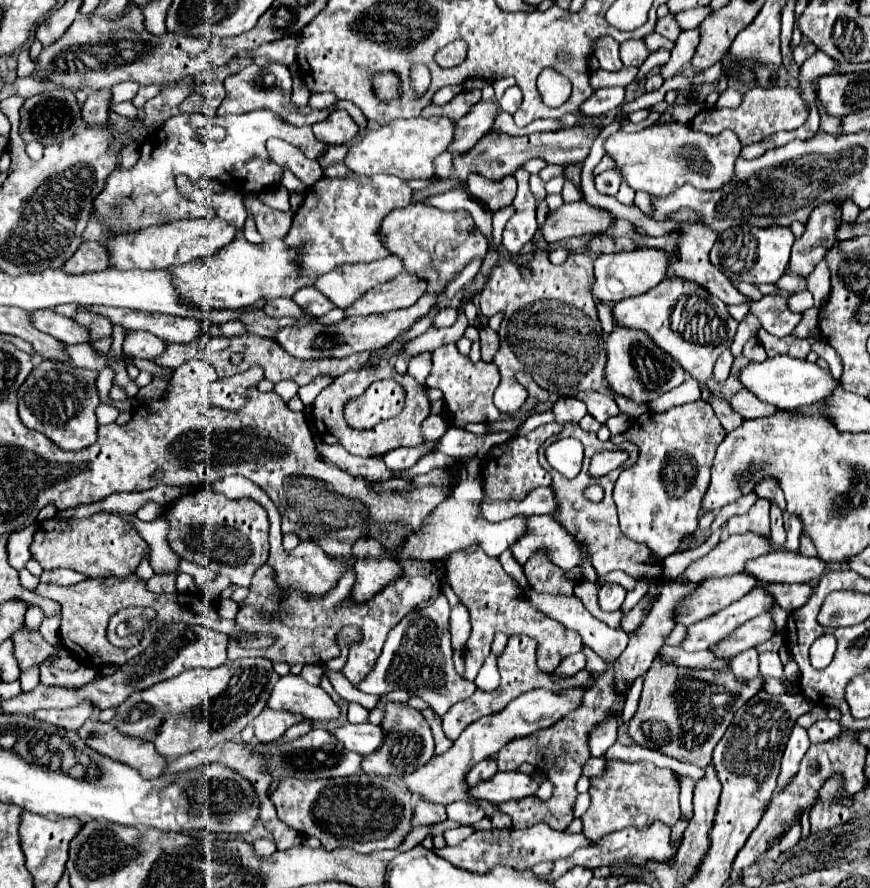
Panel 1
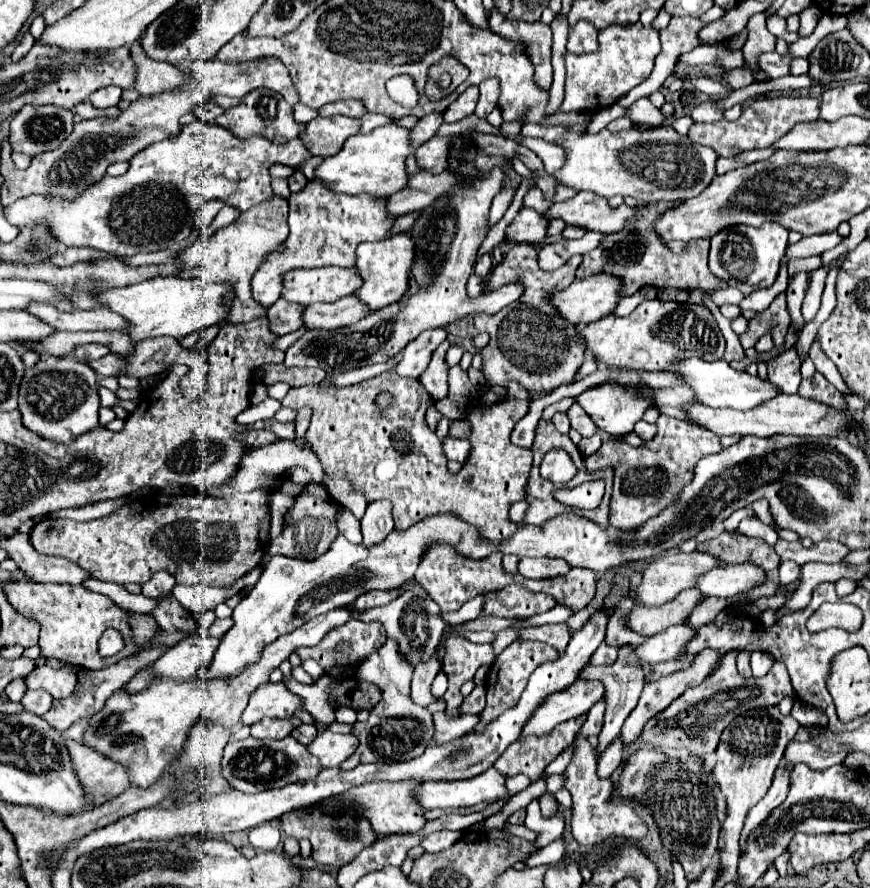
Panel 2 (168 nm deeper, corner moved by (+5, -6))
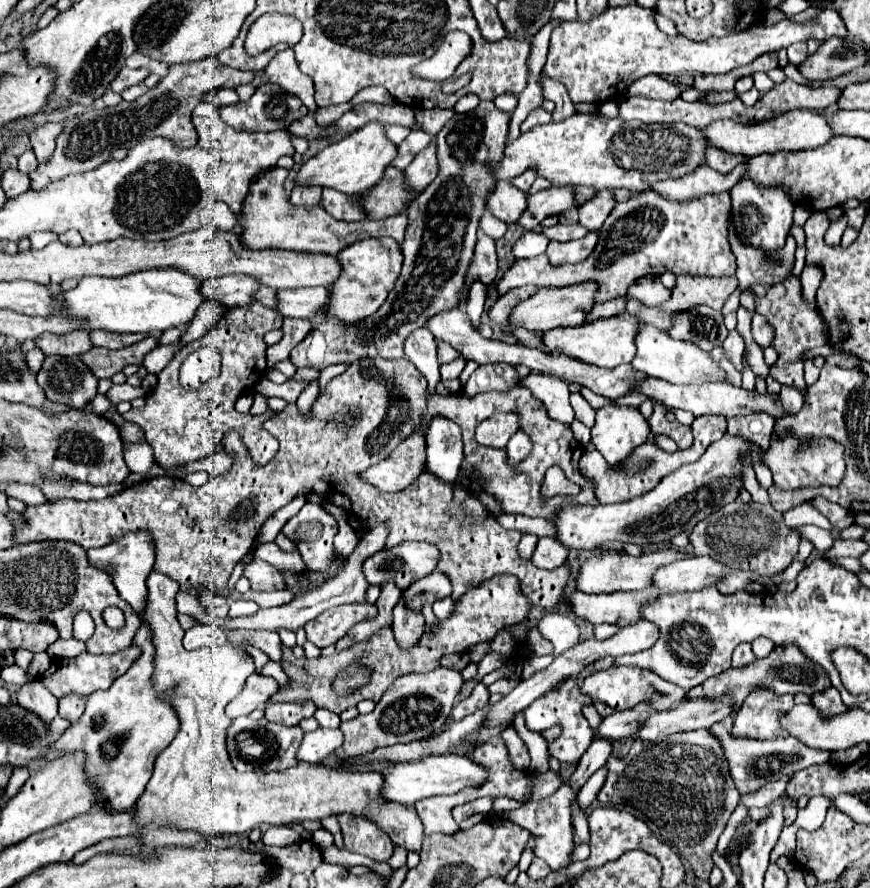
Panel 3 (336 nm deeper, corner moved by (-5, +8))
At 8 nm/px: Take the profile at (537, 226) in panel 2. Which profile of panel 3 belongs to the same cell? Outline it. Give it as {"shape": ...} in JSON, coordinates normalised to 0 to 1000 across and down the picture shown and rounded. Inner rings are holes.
{"shape":[[[572,204],[568,217],[559,224],[559,231],[561,238],[566,238],[566,242],[589,253],[595,251],[595,247],[607,235],[607,217],[593,213],[586,204]]]}

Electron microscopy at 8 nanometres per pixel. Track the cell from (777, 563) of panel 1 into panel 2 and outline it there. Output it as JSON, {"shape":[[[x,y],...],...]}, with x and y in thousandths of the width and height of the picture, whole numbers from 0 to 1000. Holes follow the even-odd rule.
{"shape":[[[864,634],[832,636],[832,639],[821,639],[811,648],[805,648],[805,652],[800,652],[800,663],[805,666],[805,670],[809,670],[809,675],[811,672],[837,675],[874,659],[878,652],[880,645]]]}

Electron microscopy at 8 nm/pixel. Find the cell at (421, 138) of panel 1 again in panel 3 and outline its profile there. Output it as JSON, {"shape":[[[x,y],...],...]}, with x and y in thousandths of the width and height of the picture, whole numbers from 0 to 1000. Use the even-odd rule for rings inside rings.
{"shape":[[[428,136],[428,139],[418,141],[416,145],[398,152],[395,157],[379,161],[366,175],[356,177],[347,186],[347,190],[340,199],[340,206],[382,211],[382,213],[389,213],[391,217],[400,217],[400,220],[421,217],[423,213],[428,213],[430,208],[434,208],[439,204],[444,188],[455,179],[455,175],[457,175],[457,166],[444,154],[441,139]]]}

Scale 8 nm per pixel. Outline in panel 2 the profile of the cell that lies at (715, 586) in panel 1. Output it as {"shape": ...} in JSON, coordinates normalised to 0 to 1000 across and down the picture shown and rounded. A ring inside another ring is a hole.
{"shape":[[[786,663],[782,670],[759,684],[729,681],[720,693],[720,704],[738,717],[749,717],[772,704],[782,704],[805,677],[807,670],[800,663]]]}

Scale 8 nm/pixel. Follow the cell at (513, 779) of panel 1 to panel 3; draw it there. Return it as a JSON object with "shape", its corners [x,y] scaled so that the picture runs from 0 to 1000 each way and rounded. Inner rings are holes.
{"shape":[[[490,852],[490,857],[469,857],[467,861],[455,861],[448,870],[444,870],[444,891],[441,900],[457,902],[462,907],[476,907],[483,900],[501,898],[501,895],[520,895],[536,886],[552,886],[561,877],[561,866],[549,861],[543,855],[533,852]]]}

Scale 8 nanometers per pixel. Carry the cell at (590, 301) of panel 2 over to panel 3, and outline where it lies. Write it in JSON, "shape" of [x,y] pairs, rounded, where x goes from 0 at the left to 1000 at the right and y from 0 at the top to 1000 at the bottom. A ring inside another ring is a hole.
{"shape":[[[671,316],[671,319],[662,319],[662,321],[651,321],[651,323],[618,325],[609,337],[605,337],[591,346],[591,352],[586,359],[591,366],[600,366],[600,368],[614,370],[614,373],[669,366],[685,341],[683,339],[685,330],[687,330],[687,319],[683,319],[683,316]]]}

